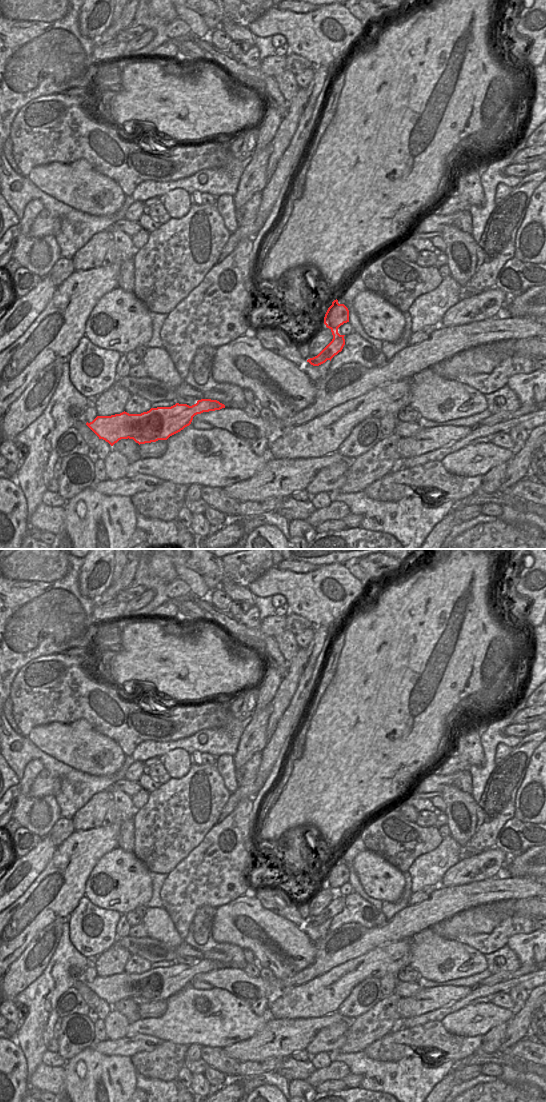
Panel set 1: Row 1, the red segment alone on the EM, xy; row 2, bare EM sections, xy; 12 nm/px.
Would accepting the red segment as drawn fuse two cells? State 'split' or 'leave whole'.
split

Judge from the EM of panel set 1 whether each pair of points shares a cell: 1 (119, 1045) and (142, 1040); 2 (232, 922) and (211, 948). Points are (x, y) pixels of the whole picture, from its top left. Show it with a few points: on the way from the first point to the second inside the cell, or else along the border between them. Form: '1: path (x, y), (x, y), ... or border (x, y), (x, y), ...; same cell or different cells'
1: path (125, 1045), (136, 1044); same cell
2: border (210, 932), (215, 941), (234, 943), (239, 947); different cells

